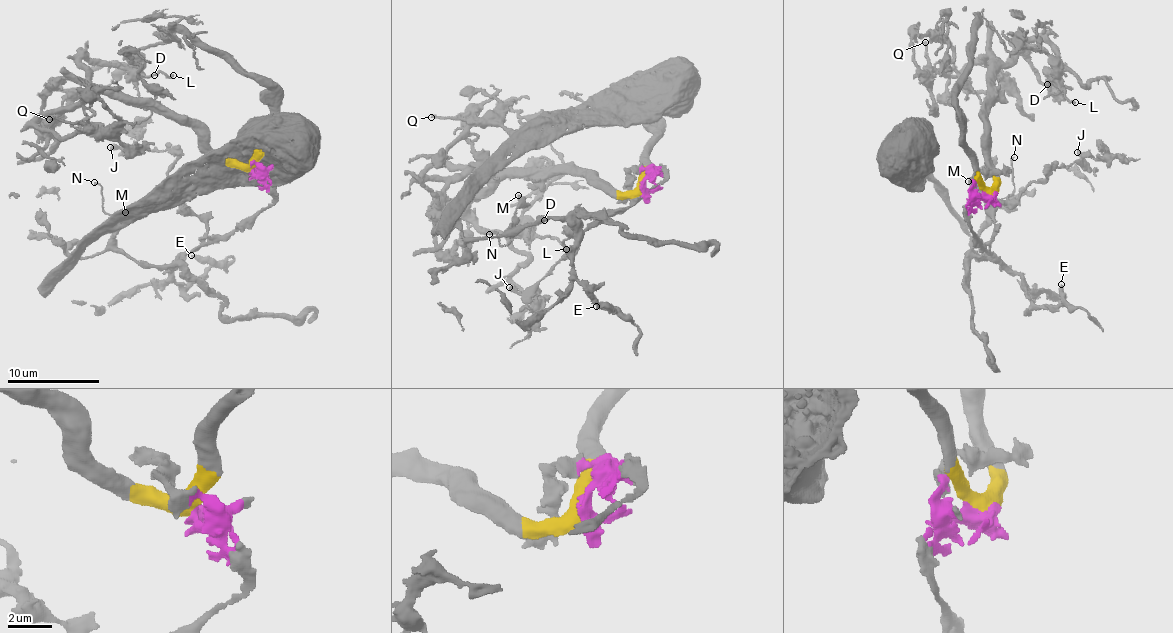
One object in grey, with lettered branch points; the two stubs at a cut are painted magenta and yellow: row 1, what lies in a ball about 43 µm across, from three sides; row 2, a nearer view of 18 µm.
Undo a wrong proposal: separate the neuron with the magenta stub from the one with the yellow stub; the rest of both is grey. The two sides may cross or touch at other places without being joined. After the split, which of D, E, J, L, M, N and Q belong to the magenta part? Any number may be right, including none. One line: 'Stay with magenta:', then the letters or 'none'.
Stay with magenta: E, J, M, N

